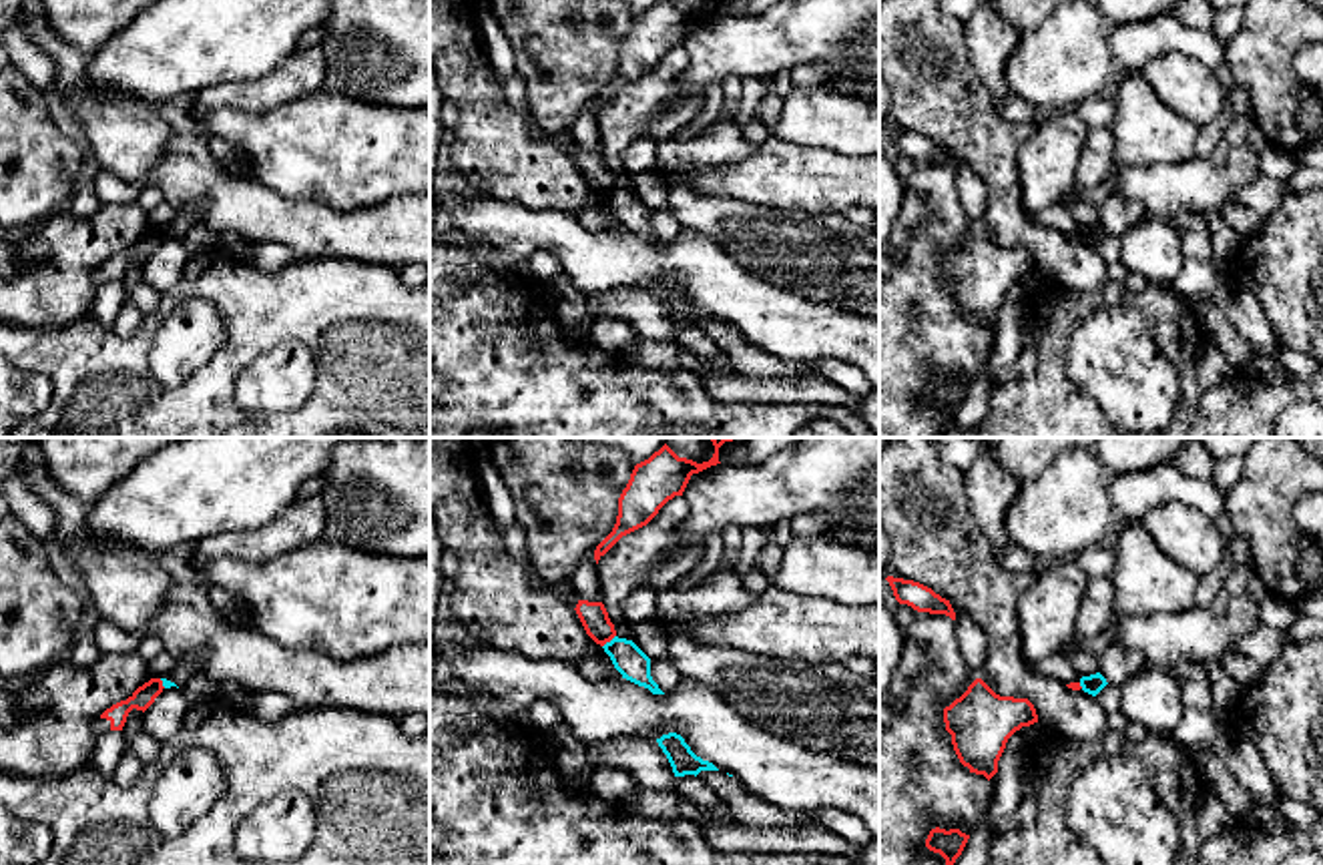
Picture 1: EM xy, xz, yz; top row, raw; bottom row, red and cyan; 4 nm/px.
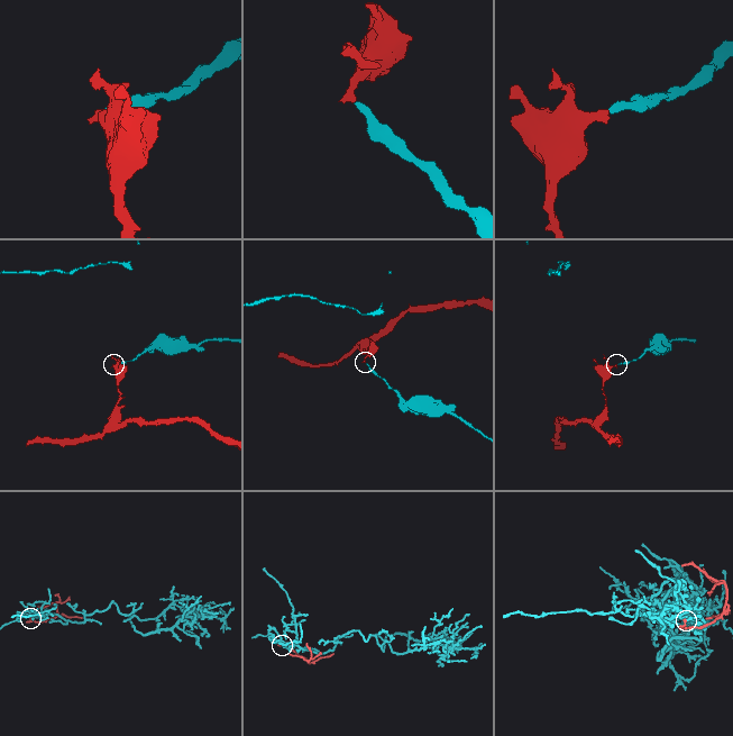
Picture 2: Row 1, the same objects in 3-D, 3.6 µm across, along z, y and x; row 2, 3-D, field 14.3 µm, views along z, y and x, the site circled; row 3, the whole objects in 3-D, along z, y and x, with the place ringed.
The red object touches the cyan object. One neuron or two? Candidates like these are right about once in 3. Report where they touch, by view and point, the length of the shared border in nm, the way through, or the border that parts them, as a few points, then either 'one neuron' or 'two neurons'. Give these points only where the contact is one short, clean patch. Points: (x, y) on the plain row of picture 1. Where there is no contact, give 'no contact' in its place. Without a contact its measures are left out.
contact xz (609, 191); length 80 nm; border xz (615, 185), (603, 197); two neurons

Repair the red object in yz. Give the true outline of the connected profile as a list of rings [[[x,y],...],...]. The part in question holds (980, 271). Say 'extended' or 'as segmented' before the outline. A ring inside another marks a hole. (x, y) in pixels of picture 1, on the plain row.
as segmented; [[[976,229],[944,259],[944,273],[960,313],[990,331],[998,323],[1008,289],[1038,273],[1038,265],[1028,249],[1000,247]]]

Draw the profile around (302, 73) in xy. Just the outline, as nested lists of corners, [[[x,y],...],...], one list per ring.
[[[321,46],[291,52],[275,70],[257,80],[213,84],[185,102],[199,116],[219,106],[267,112],[323,88],[325,56]]]

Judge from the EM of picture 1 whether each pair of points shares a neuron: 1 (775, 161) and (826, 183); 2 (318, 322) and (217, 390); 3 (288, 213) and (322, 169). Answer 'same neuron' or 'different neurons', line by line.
1: same neuron
2: same neuron
3: different neurons

